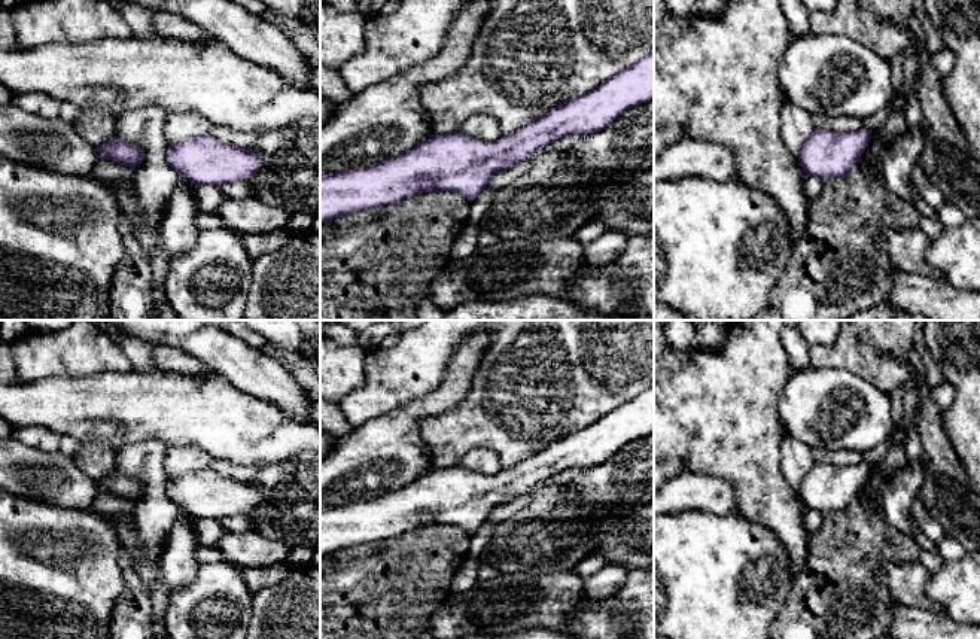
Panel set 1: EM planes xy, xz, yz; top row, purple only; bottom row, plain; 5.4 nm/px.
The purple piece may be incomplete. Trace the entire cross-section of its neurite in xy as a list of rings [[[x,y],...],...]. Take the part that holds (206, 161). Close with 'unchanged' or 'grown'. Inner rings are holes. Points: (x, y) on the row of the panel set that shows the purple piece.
[[[209,133],[168,144],[165,159],[195,186],[247,180],[261,168],[261,155],[256,150],[228,144]]] | unchanged

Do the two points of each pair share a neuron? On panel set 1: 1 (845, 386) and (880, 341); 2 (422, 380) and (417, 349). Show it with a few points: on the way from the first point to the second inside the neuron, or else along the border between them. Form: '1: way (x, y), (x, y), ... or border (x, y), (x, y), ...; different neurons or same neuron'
1: border (819, 368), (845, 368), (885, 392); different neurons
2: way (419, 373), (419, 356); same neuron

